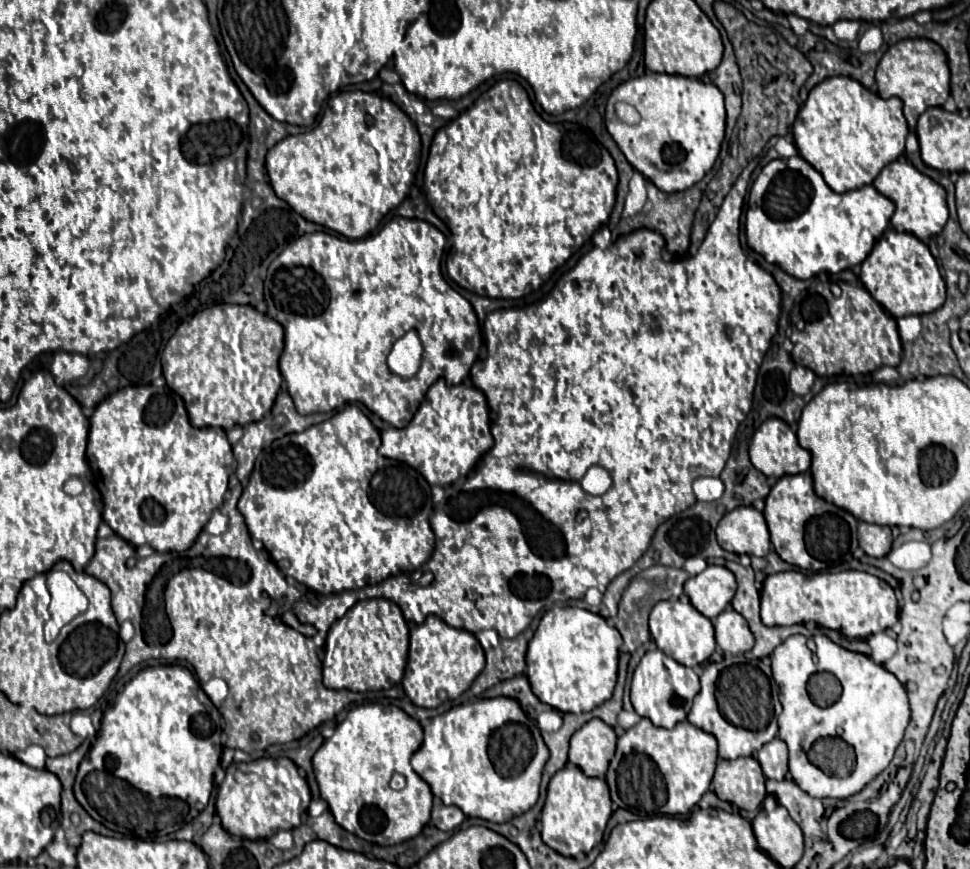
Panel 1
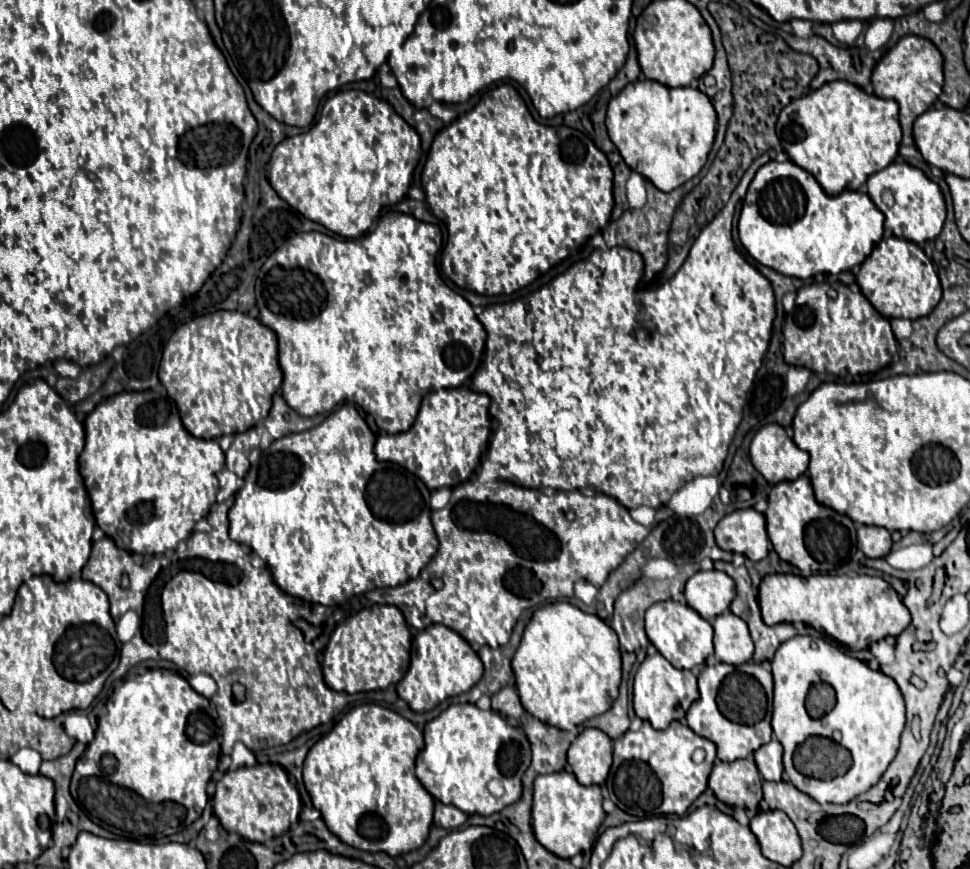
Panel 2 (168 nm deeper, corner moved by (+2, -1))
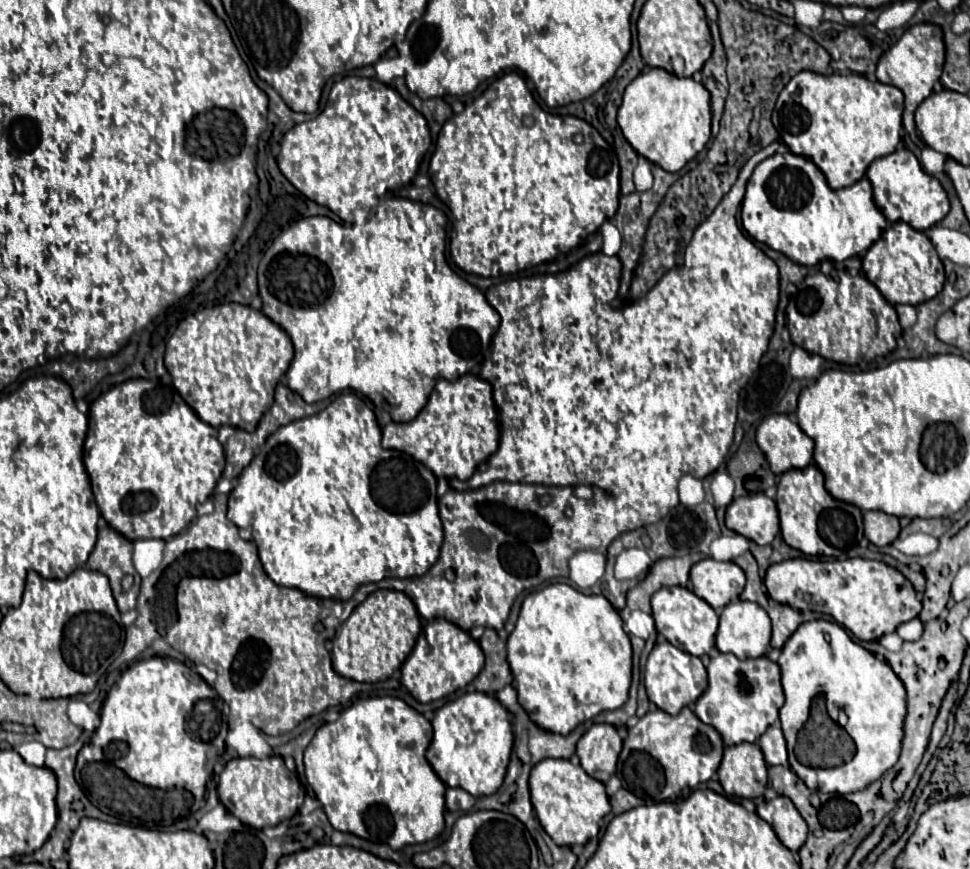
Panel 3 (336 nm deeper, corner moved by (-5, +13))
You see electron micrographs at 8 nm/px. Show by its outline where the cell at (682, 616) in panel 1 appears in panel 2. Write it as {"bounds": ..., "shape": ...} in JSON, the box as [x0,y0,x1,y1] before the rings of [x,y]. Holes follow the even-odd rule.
{"bounds":[646,601,714,669],"shape":[[[676,601],[654,603],[646,611],[646,635],[652,645],[678,669],[692,669],[706,661],[714,652],[713,628],[692,607]]]}

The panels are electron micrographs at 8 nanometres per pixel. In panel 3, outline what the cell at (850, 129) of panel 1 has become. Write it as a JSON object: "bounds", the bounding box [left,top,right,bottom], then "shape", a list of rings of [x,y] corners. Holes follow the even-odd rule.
{"bounds":[771,71,903,191],"shape":[[[803,71],[797,73],[779,93],[771,121],[779,131],[781,141],[789,147],[789,151],[815,163],[817,169],[825,175],[827,185],[837,191],[859,181],[875,159],[895,151],[897,143],[901,141],[901,127],[903,127],[901,113],[903,113],[903,93],[893,85],[885,85],[879,81],[873,83],[857,73],[821,75],[821,73]]]}

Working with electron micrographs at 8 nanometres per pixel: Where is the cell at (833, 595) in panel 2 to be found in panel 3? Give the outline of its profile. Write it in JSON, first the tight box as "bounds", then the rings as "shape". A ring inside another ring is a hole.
{"bounds":[765,558,921,641],"shape":[[[847,558],[845,560],[827,559],[787,559],[781,563],[775,563],[765,573],[765,587],[769,597],[777,603],[789,605],[793,609],[811,609],[817,613],[825,613],[833,617],[839,625],[849,629],[857,639],[861,641],[875,641],[887,633],[893,633],[899,623],[911,621],[921,611],[921,601],[917,597],[917,591],[913,585],[893,567],[879,563],[877,560],[863,558]]]}

